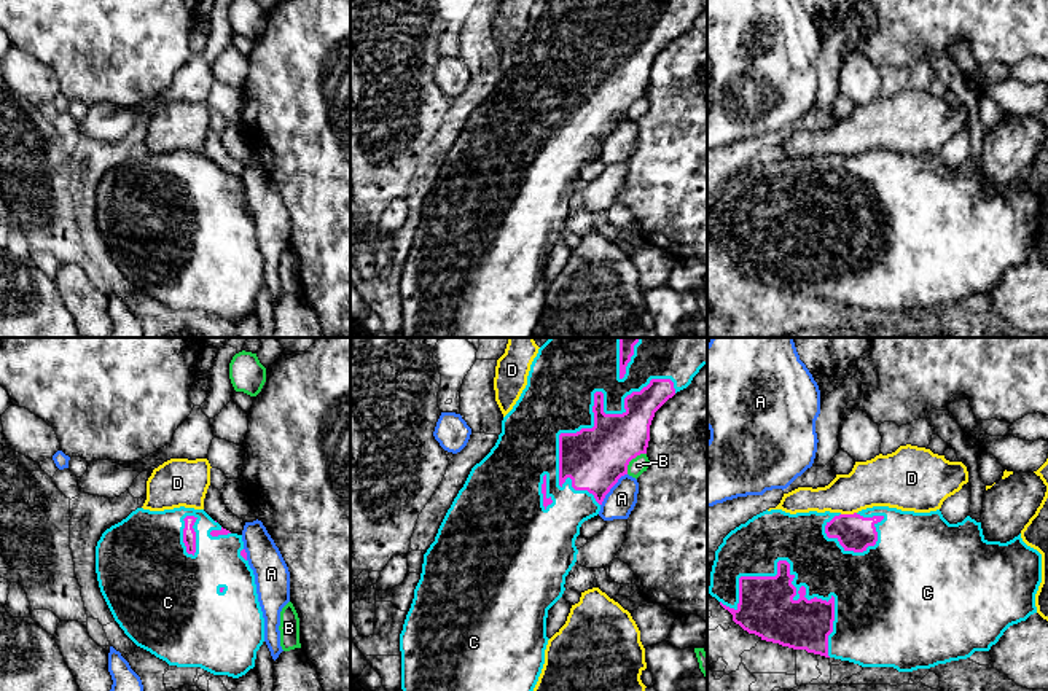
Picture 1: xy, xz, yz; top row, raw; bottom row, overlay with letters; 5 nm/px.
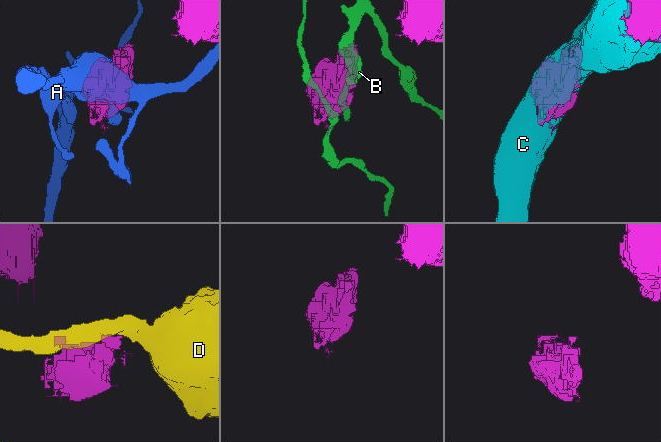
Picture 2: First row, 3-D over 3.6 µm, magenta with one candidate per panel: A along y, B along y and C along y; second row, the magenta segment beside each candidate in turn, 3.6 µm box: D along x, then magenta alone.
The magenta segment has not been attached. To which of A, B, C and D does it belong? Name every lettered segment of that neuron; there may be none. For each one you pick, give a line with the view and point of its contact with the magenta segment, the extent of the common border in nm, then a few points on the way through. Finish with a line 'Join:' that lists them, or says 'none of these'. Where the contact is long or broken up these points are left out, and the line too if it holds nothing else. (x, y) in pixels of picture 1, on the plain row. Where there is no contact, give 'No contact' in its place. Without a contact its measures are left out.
C: Touches magenta at xz (594, 42). Shared border 800 nm
Join: C

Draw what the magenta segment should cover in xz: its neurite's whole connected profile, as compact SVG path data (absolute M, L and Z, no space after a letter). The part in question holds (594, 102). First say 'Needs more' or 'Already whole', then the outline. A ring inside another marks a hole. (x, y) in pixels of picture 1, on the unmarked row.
Needs more. M535 0L527 29L513 53L502 64L502 76L491 96L476 107L463 131L448 153L435 185L424 197L420 223L400 277L403 338L532 338L545 307L548 288L548 253L562 240L565 220L577 205L575 183L585 164L600 154L600 148L618 123L628 118L628 108L647 97L650 68L655 56L677 35L686 32L707 0Z

